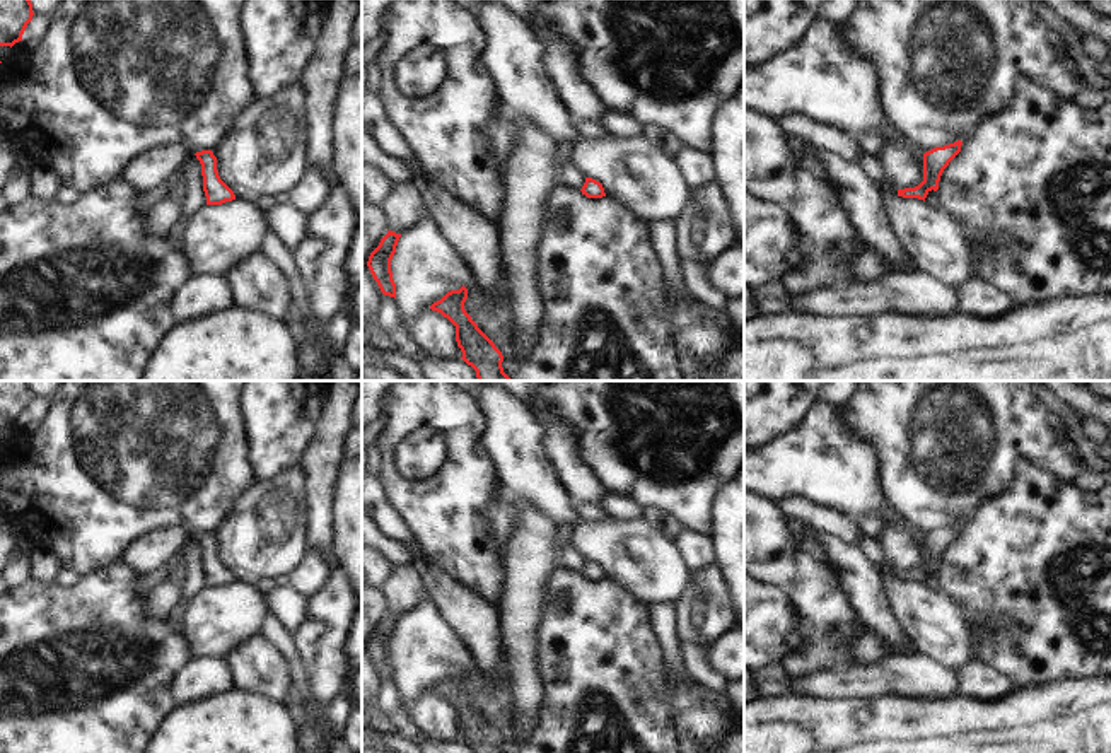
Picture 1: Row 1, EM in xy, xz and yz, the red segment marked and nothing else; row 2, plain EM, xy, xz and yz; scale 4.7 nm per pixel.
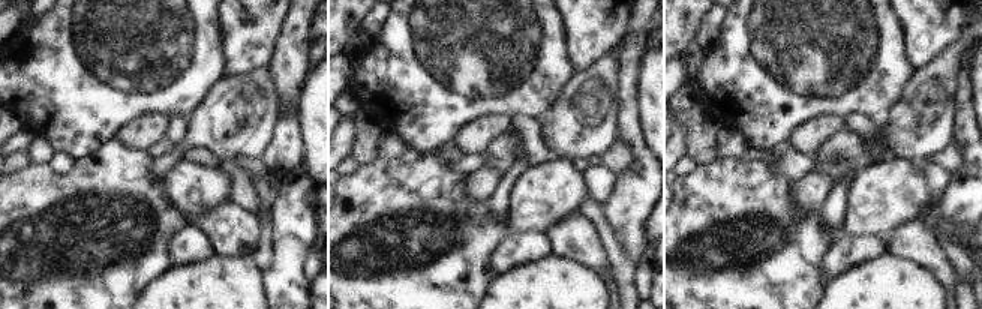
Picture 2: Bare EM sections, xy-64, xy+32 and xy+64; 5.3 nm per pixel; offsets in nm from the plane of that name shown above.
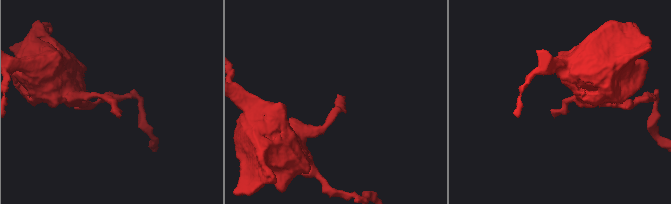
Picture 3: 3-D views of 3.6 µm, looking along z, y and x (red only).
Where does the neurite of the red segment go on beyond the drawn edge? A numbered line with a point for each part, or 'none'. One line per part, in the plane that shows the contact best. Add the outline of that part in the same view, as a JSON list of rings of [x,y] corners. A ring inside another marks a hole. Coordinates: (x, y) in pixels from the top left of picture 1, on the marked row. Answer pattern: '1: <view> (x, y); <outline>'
none

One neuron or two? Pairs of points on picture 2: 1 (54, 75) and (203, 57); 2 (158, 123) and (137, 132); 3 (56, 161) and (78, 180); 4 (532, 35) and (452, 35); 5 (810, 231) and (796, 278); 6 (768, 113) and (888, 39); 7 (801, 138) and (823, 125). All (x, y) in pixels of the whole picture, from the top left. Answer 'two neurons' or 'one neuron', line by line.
1: one neuron
2: one neuron
3: two neurons
4: one neuron
5: one neuron
6: one neuron
7: one neuron

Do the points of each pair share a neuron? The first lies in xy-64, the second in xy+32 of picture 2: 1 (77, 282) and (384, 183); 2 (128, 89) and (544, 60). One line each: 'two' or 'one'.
1: one
2: one

